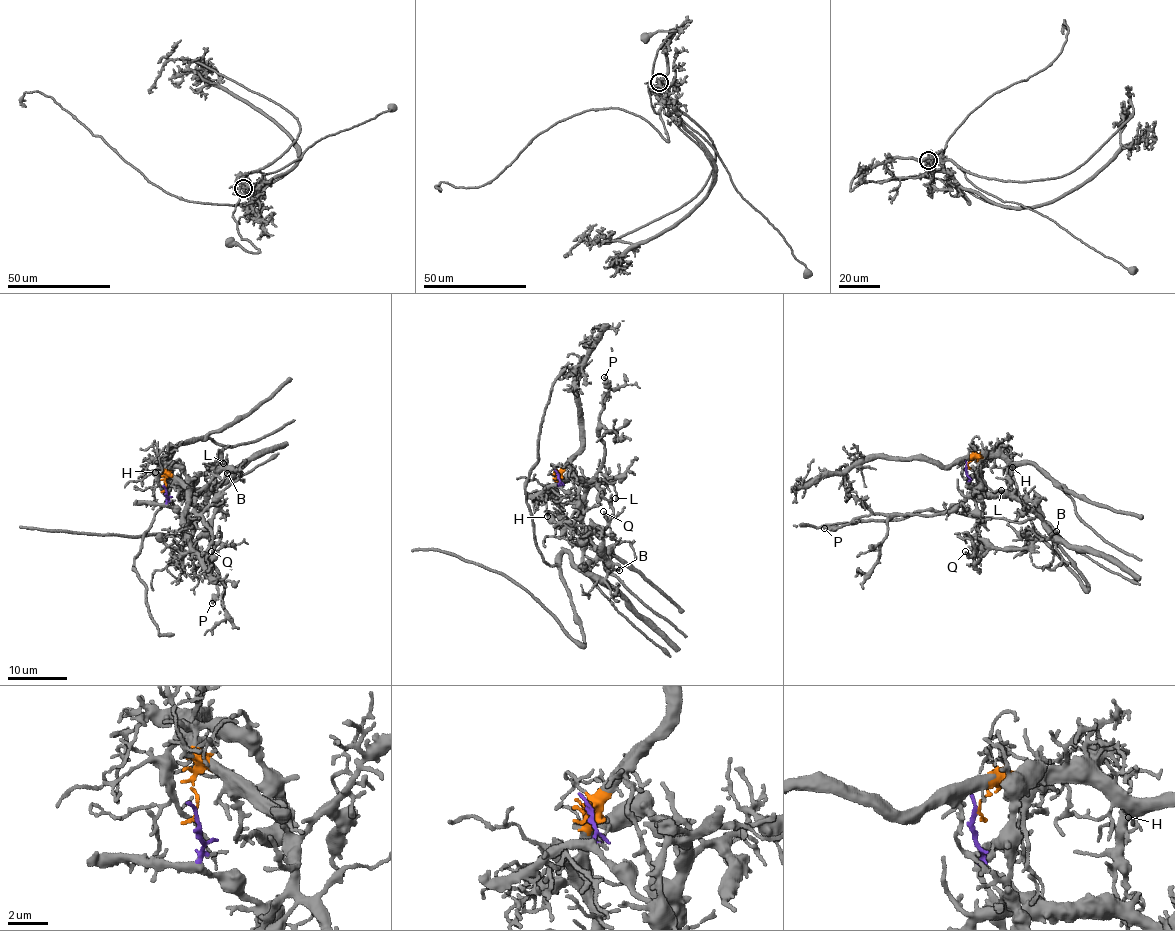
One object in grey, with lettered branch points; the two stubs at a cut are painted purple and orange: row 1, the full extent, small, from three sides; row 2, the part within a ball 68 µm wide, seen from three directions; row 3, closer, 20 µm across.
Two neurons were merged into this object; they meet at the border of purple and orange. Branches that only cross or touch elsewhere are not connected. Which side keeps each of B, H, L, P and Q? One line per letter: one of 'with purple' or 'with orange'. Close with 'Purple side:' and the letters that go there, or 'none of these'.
B: with purple
H: with orange
L: with purple
P: with purple
Q: with purple
Purple side: B, L, P, Q

